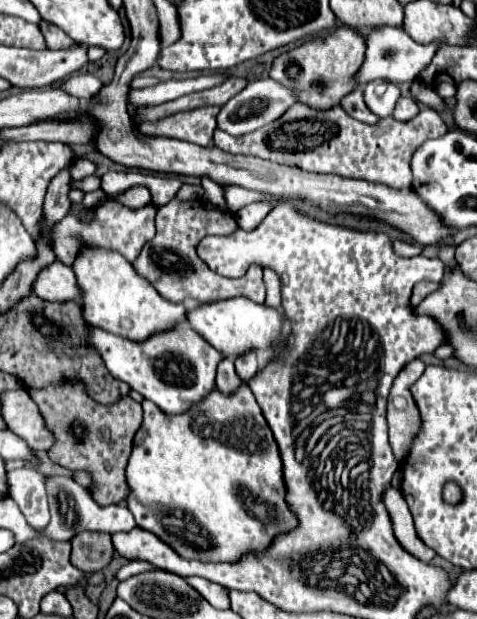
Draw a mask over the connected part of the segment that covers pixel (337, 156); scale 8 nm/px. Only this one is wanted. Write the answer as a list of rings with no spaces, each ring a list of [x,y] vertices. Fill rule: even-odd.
[[[295,103],[279,119],[247,135],[233,137],[217,129],[213,143],[227,153],[253,155],[283,165],[295,165],[313,173],[335,173],[341,177],[383,183],[393,189],[407,189],[411,187],[409,157],[413,155],[413,149],[417,149],[417,145],[427,139],[441,137],[445,131],[447,125],[433,109],[423,109],[417,117],[405,123],[387,117],[377,125],[365,125],[349,117],[341,107],[333,107],[329,111],[313,111],[307,105]]]

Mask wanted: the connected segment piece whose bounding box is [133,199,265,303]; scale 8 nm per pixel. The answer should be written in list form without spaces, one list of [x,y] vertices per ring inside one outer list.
[[[201,199],[195,201],[169,201],[167,205],[157,209],[157,235],[145,245],[133,267],[137,273],[141,273],[145,279],[151,281],[151,285],[159,291],[161,297],[165,297],[171,303],[183,303],[185,299],[195,299],[199,303],[215,303],[231,297],[247,297],[255,303],[265,301],[265,285],[259,277],[259,265],[251,265],[249,271],[241,279],[227,279],[217,275],[209,269],[205,261],[197,255],[197,245],[207,235],[231,235],[239,229],[237,221],[229,213],[221,211],[207,211],[203,207]]]

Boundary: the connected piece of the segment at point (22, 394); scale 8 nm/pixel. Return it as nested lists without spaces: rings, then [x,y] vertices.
[[[25,389],[5,391],[5,397],[1,397],[1,405],[1,415],[9,431],[27,441],[31,449],[49,451],[55,445],[55,433],[47,427],[37,403]]]

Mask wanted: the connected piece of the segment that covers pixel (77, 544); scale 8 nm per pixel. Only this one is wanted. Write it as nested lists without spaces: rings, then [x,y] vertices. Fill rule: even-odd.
[[[79,533],[77,537],[73,537],[71,545],[73,565],[77,565],[77,569],[85,573],[95,573],[107,567],[115,551],[111,545],[111,535],[103,533]]]

